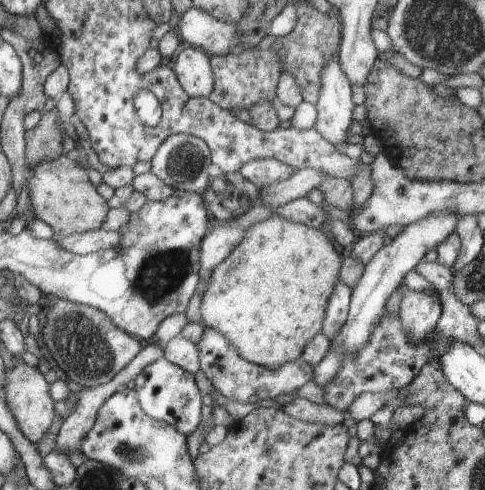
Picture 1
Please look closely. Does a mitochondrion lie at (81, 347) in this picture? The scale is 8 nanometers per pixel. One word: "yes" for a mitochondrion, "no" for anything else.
yes

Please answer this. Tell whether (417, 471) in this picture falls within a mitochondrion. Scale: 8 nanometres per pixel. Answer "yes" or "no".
no

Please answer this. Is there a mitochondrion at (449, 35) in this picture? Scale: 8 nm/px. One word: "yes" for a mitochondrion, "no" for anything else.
yes

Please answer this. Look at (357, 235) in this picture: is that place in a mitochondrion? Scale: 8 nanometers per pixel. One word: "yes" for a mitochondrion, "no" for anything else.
no

